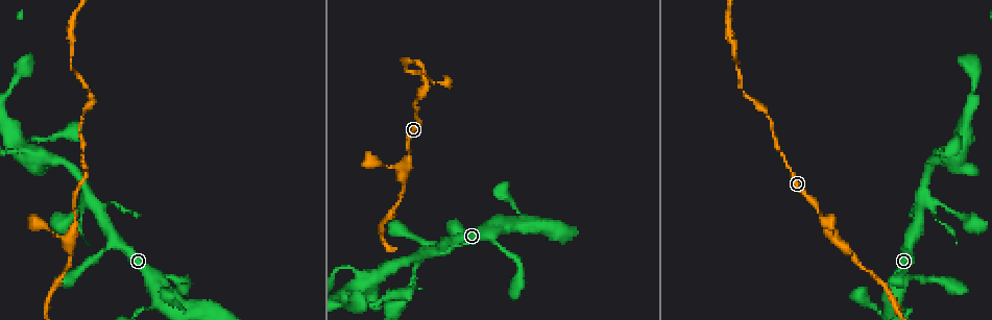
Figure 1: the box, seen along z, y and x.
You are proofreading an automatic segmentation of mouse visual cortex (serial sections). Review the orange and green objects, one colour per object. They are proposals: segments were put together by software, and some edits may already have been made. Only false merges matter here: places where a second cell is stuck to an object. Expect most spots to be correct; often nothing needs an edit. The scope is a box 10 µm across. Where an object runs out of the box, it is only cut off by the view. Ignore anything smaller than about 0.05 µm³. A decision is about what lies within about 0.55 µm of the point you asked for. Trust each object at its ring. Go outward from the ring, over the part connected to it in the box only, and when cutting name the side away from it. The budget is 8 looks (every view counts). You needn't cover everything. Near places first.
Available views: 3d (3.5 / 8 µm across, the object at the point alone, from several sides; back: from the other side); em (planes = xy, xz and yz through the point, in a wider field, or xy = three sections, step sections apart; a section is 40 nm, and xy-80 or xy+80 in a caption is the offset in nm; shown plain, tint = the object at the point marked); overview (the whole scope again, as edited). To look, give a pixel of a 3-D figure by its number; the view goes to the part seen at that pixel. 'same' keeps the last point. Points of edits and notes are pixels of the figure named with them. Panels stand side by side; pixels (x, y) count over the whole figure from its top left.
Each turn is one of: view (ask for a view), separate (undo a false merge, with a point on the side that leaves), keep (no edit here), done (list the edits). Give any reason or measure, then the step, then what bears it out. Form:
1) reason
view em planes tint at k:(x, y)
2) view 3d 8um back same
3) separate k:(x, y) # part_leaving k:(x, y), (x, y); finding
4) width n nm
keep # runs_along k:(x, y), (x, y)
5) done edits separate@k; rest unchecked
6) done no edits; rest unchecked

branch point
view 3d 3.5um back at 1:(833, 236)

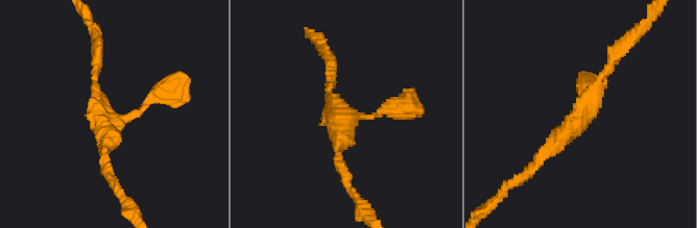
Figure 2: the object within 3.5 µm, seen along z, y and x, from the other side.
arms 3; arm_widths 150, 150, 200 nm; now the EM
view em xy step 1 tint at 2:(337, 115)

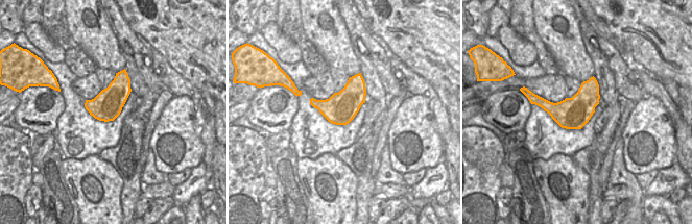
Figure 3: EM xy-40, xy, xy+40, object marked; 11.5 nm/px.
keep # continuous, no second cell

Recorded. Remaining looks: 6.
view em planes tint at 1:(408, 72)

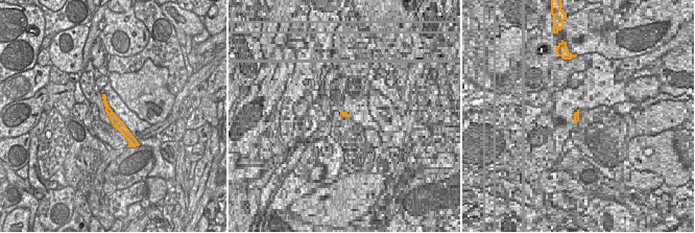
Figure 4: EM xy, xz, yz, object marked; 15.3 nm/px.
view 3d 3.5um back same

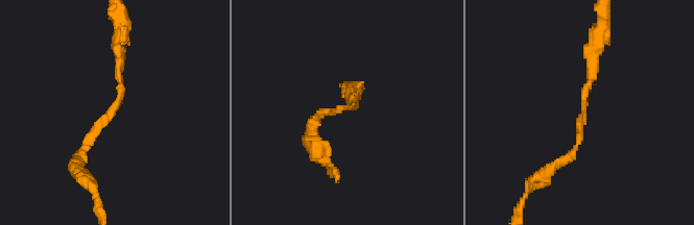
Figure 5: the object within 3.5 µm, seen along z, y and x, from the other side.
arm_widths 150, 200 nm
keep # runs_along 5:(80, 160), (118, 105), (122, 39); all the same cell

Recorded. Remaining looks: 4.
sudden change in width
view 3d 3.5um at 1:(155, 306)

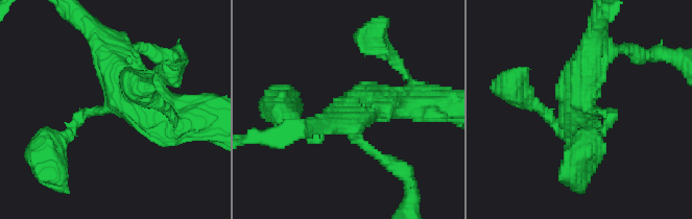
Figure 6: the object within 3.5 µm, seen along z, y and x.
arms 3; arm_widths 150, 450, 500 nm
view em xy step 2 tint at 6:(108, 107)

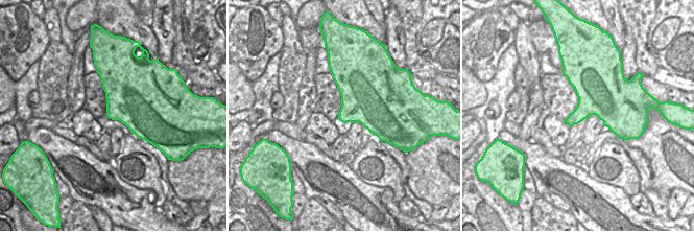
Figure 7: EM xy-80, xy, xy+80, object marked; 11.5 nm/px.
view em planes tint same

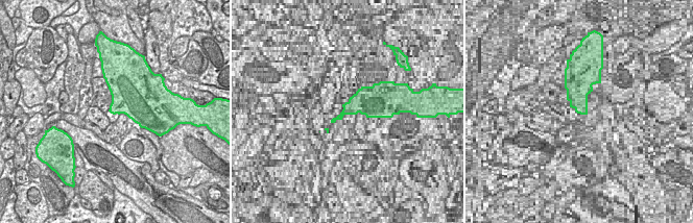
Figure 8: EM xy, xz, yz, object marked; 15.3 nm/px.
keep # runs_along 6:(594, 51), (597, 138); continuous, no second cell

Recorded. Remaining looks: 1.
done no edits; rest unchecked

